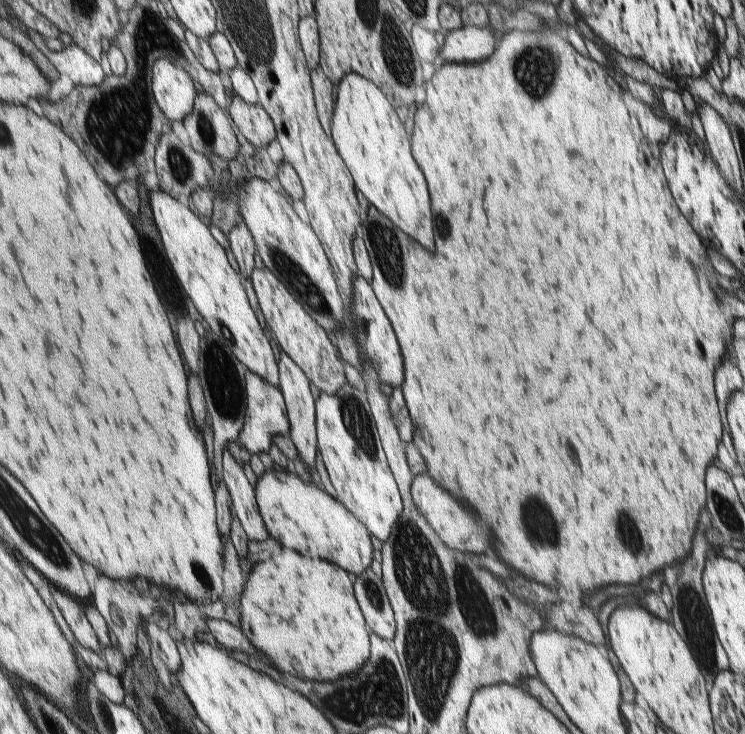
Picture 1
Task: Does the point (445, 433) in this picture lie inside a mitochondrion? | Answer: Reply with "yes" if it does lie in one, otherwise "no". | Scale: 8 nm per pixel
no

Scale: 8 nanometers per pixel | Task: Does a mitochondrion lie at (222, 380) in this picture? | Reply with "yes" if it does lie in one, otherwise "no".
yes

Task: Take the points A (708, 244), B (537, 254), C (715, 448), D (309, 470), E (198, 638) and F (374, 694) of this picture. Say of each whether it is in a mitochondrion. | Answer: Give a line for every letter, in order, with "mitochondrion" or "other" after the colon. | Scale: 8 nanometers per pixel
A: other
B: other
C: other
D: other
E: other
F: mitochondrion

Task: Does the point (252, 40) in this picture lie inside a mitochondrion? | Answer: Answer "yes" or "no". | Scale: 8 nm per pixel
yes

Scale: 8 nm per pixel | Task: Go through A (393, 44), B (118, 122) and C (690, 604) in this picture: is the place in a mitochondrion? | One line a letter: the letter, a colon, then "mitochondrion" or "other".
A: mitochondrion
B: mitochondrion
C: mitochondrion

